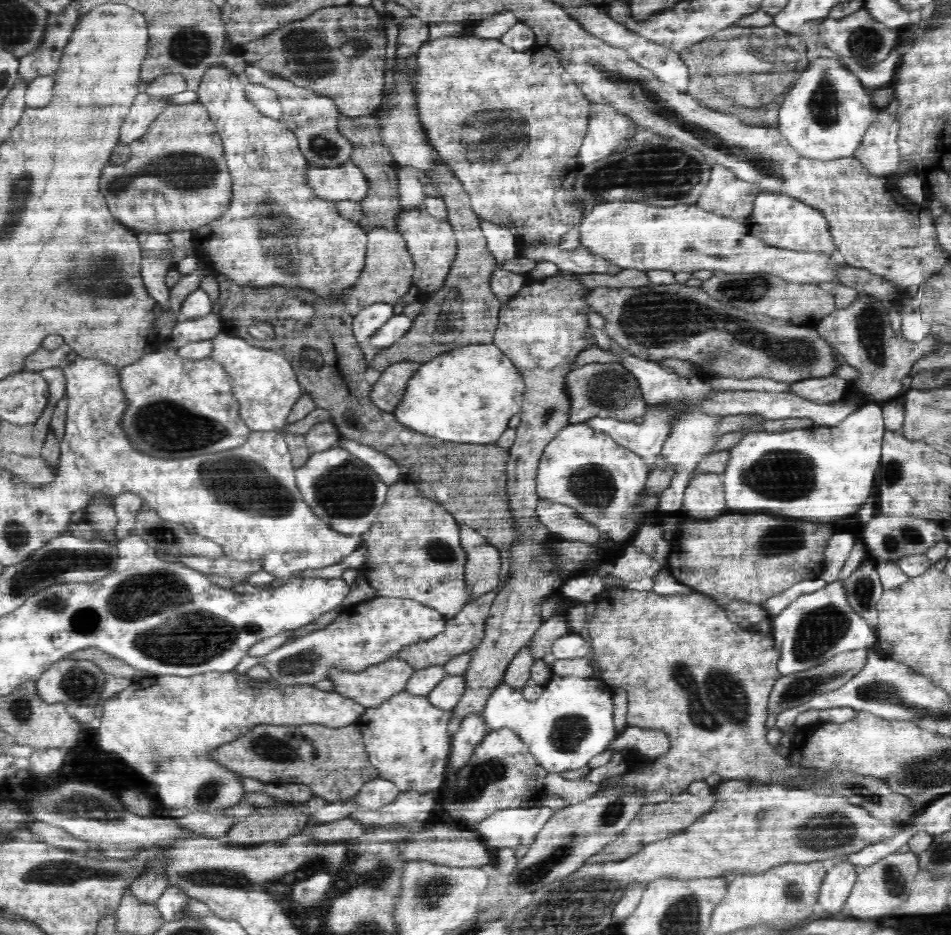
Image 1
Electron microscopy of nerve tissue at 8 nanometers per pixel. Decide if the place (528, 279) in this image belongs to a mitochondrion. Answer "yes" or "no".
no

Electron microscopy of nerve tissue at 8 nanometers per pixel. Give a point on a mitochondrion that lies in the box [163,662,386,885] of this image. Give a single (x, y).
(267, 746)

